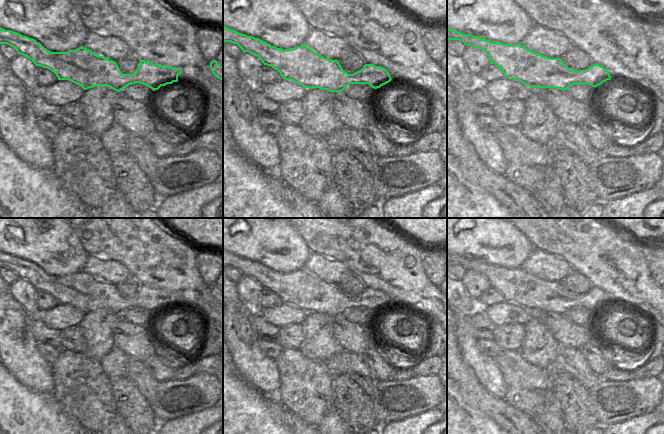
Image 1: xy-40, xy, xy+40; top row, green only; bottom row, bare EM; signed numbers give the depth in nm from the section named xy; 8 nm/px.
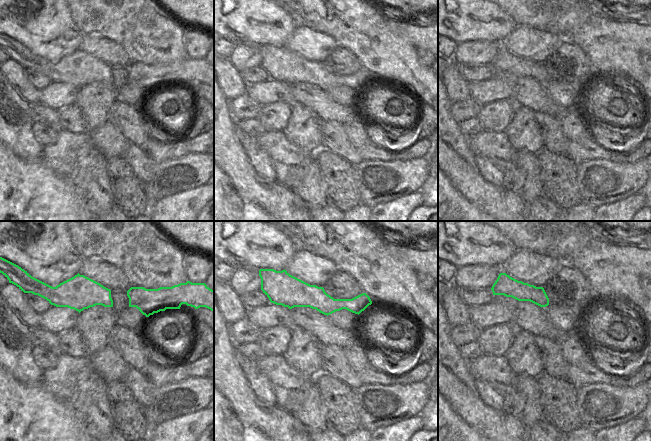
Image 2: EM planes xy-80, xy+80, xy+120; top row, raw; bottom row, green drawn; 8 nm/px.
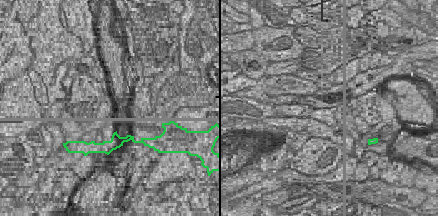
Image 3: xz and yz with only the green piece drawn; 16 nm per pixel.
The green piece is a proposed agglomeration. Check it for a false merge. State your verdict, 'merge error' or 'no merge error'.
no merge error

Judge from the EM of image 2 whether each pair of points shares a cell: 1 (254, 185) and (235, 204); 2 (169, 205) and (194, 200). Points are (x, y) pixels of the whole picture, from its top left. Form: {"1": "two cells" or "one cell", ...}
{"1": "two cells", "2": "one cell"}

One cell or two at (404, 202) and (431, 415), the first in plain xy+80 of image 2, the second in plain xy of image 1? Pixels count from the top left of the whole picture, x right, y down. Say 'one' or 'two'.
one

